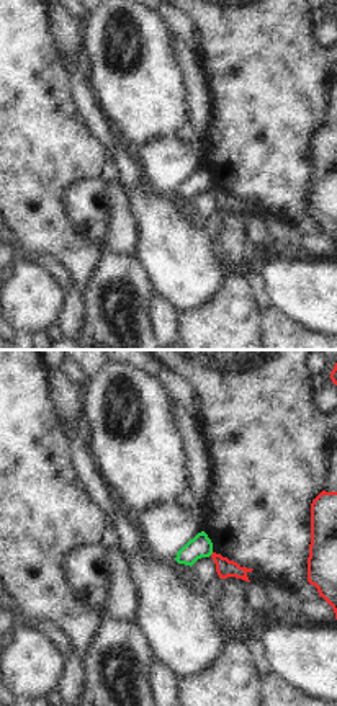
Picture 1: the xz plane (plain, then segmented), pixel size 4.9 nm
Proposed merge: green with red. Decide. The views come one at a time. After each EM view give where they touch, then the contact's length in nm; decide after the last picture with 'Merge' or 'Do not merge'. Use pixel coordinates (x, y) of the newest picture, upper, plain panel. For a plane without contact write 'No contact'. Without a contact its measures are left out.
No contact.

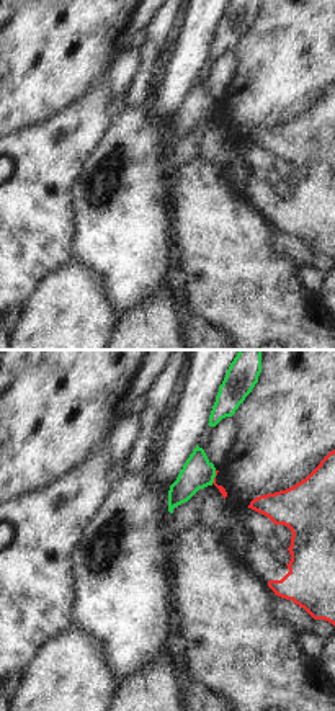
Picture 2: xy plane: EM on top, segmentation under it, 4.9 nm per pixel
Touches green at (214, 110). Shared border 70 nm.

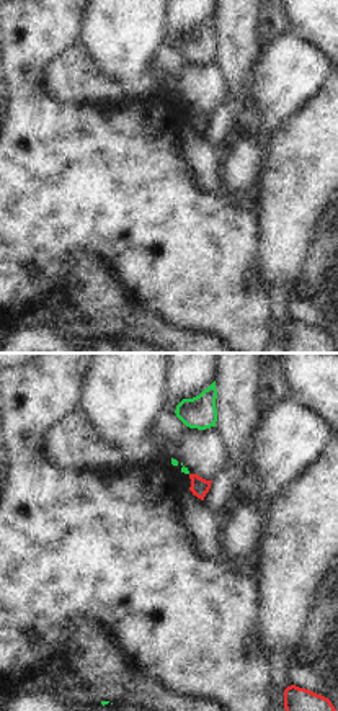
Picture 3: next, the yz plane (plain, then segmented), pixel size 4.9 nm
No contact.

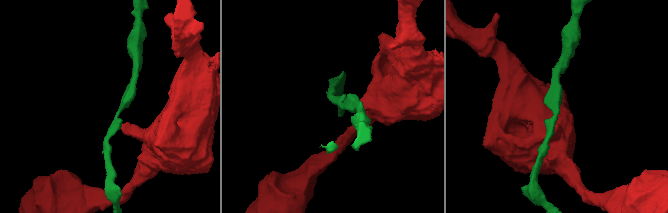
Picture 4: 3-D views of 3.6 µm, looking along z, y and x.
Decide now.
Do not merge.

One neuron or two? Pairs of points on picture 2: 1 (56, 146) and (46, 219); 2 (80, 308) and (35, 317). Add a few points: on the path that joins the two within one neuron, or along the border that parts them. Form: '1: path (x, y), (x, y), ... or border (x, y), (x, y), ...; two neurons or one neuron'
1: path (48, 164), (44, 170), (44, 201); one neuron
2: path (69, 317), (46, 317); one neuron

